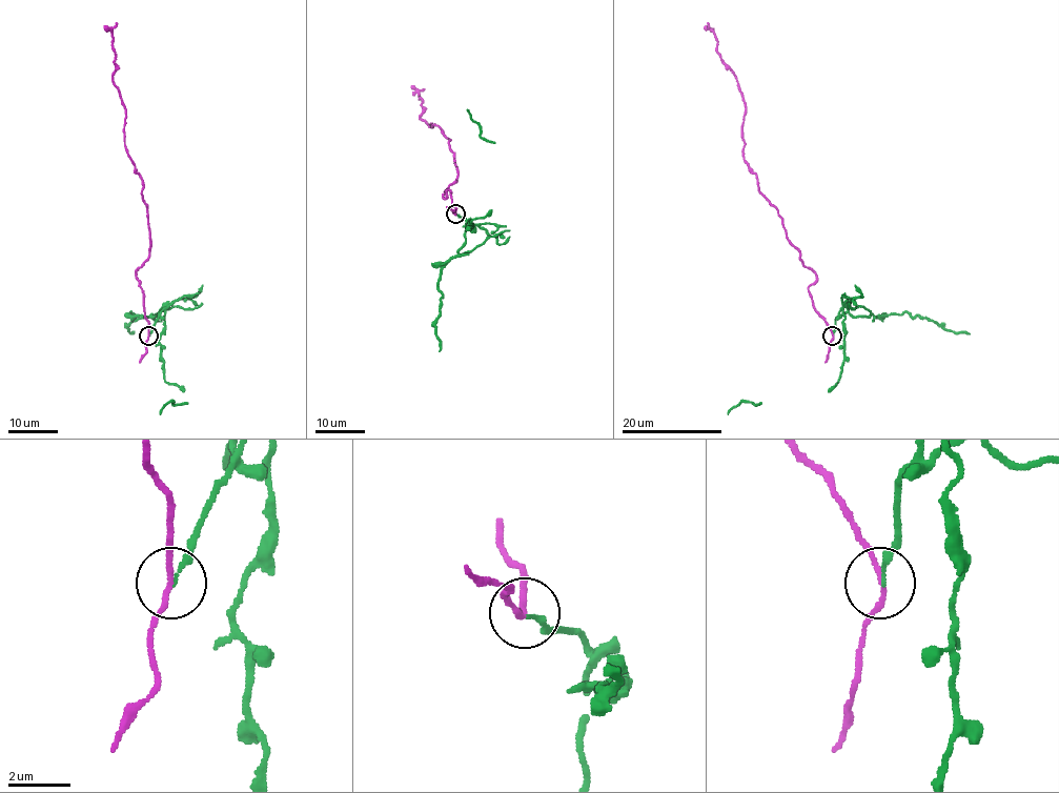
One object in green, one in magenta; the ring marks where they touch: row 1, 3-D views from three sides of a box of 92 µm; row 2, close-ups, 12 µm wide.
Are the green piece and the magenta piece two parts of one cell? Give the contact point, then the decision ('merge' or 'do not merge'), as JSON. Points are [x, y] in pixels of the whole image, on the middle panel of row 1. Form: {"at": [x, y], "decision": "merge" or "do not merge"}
{"at": [455, 214], "decision": "do not merge"}

